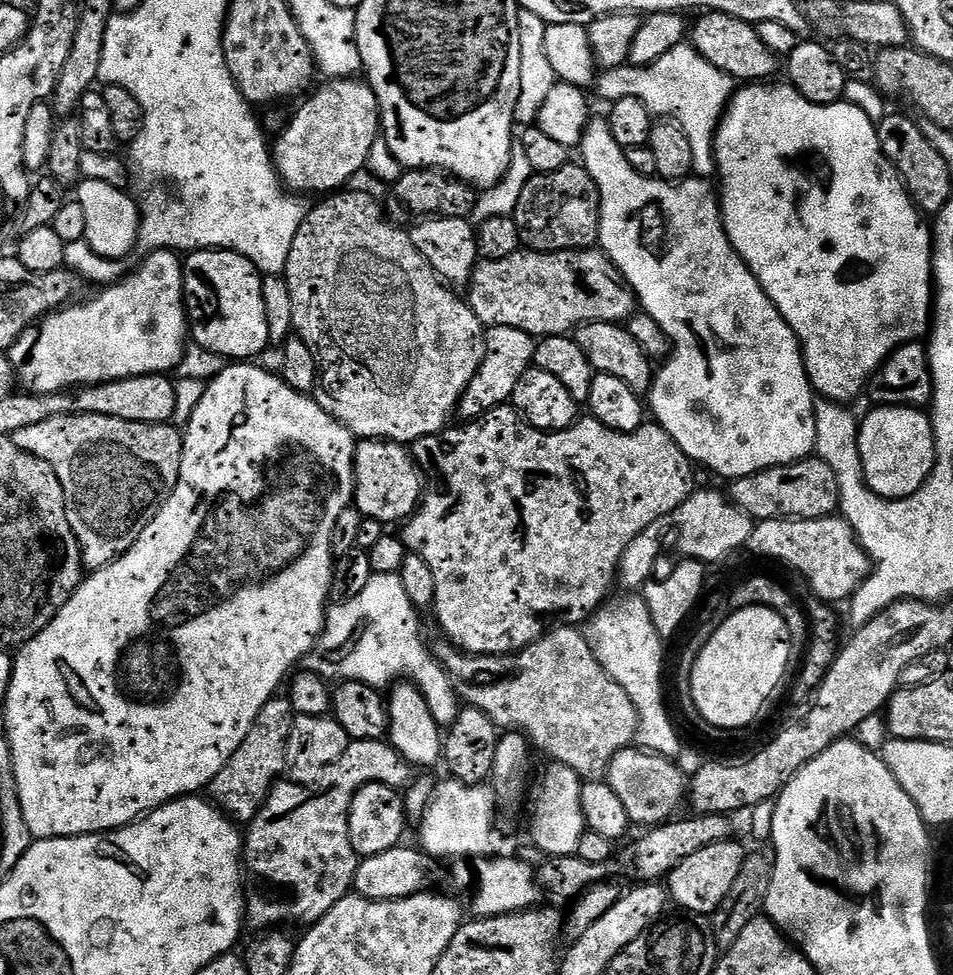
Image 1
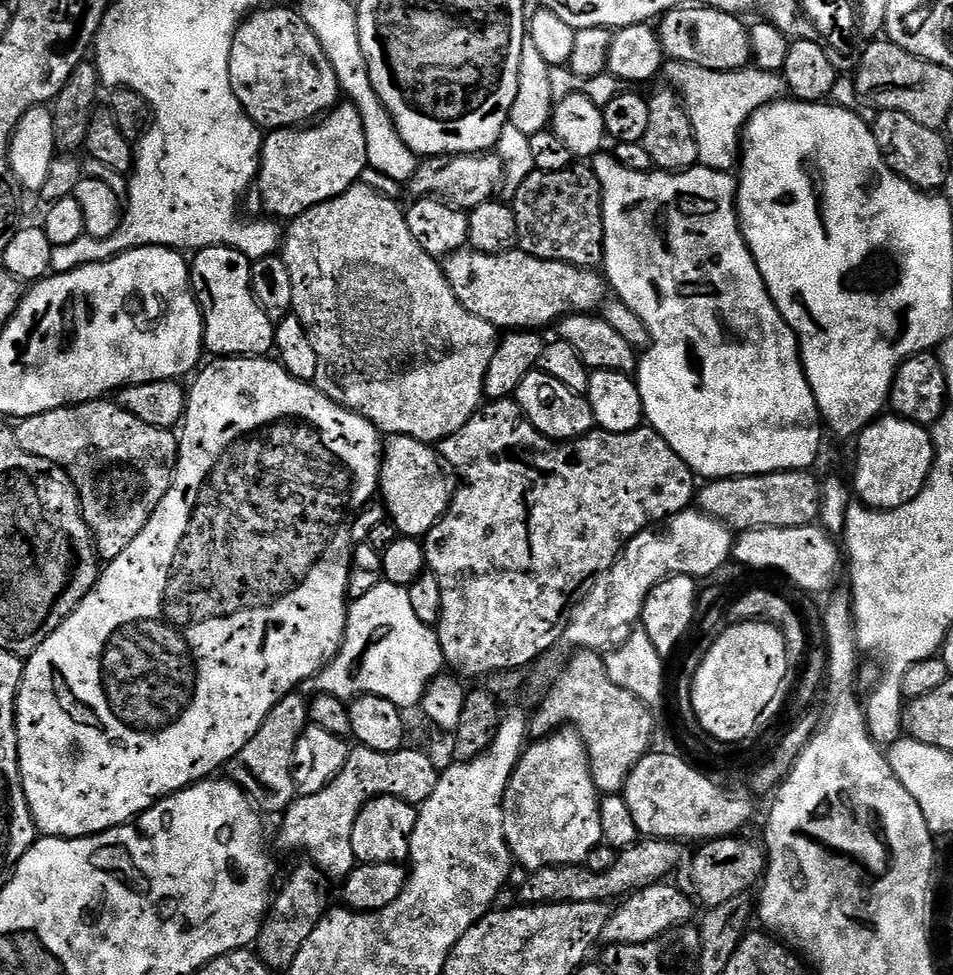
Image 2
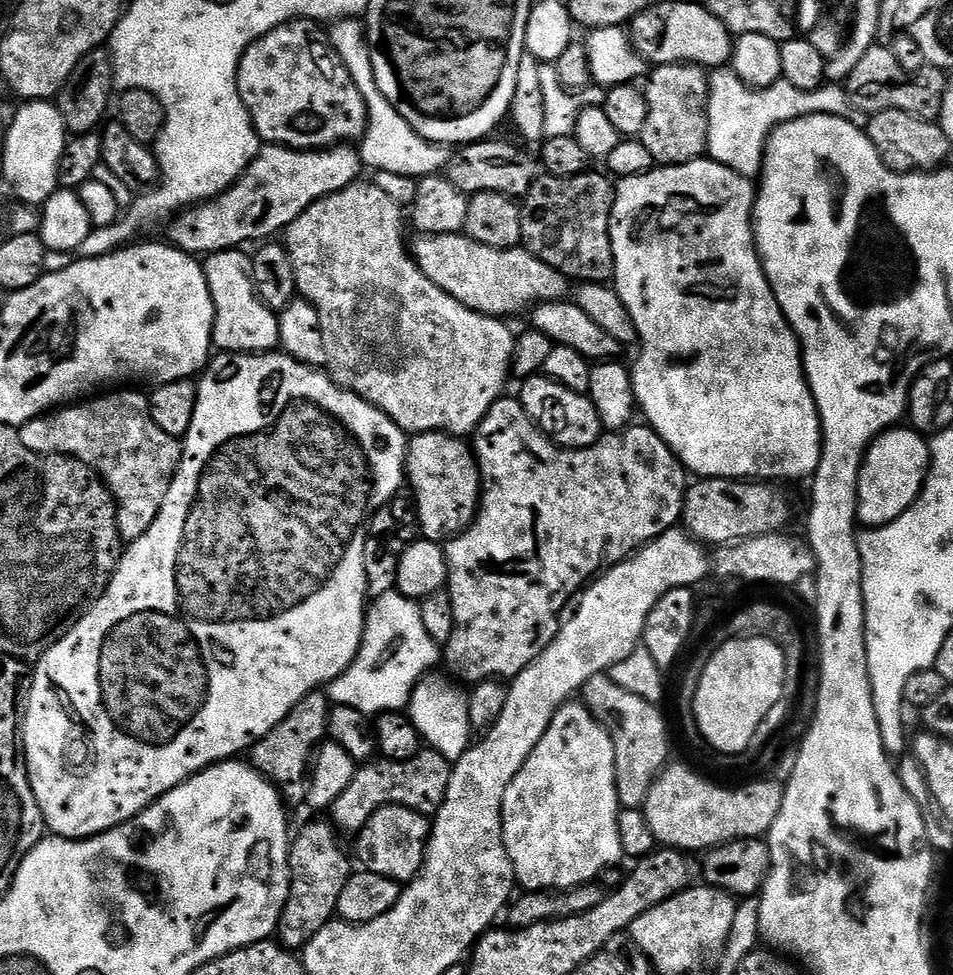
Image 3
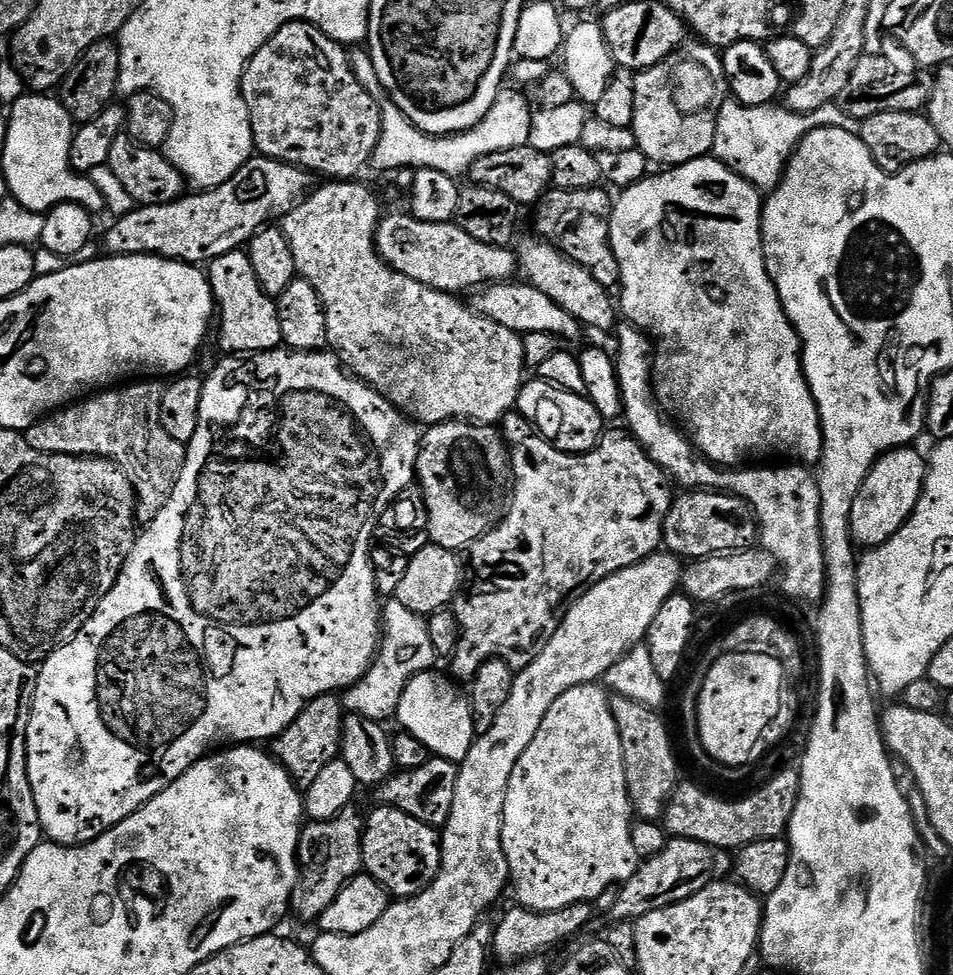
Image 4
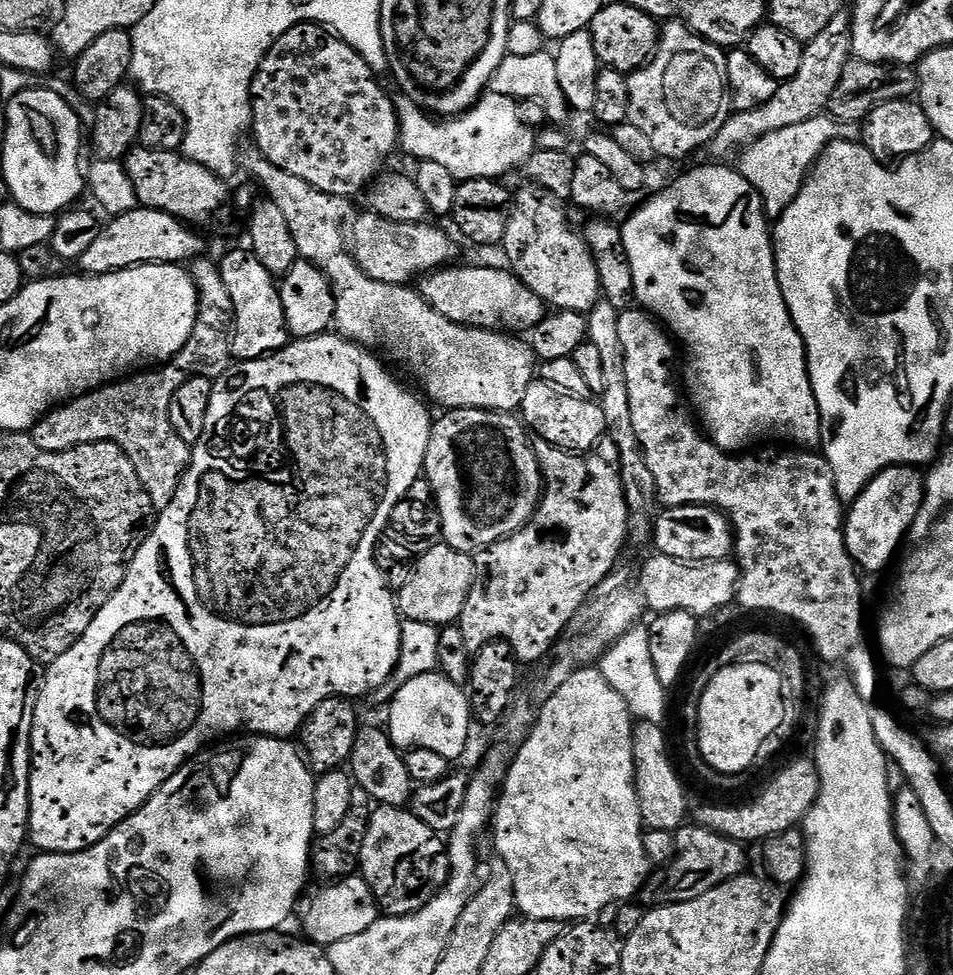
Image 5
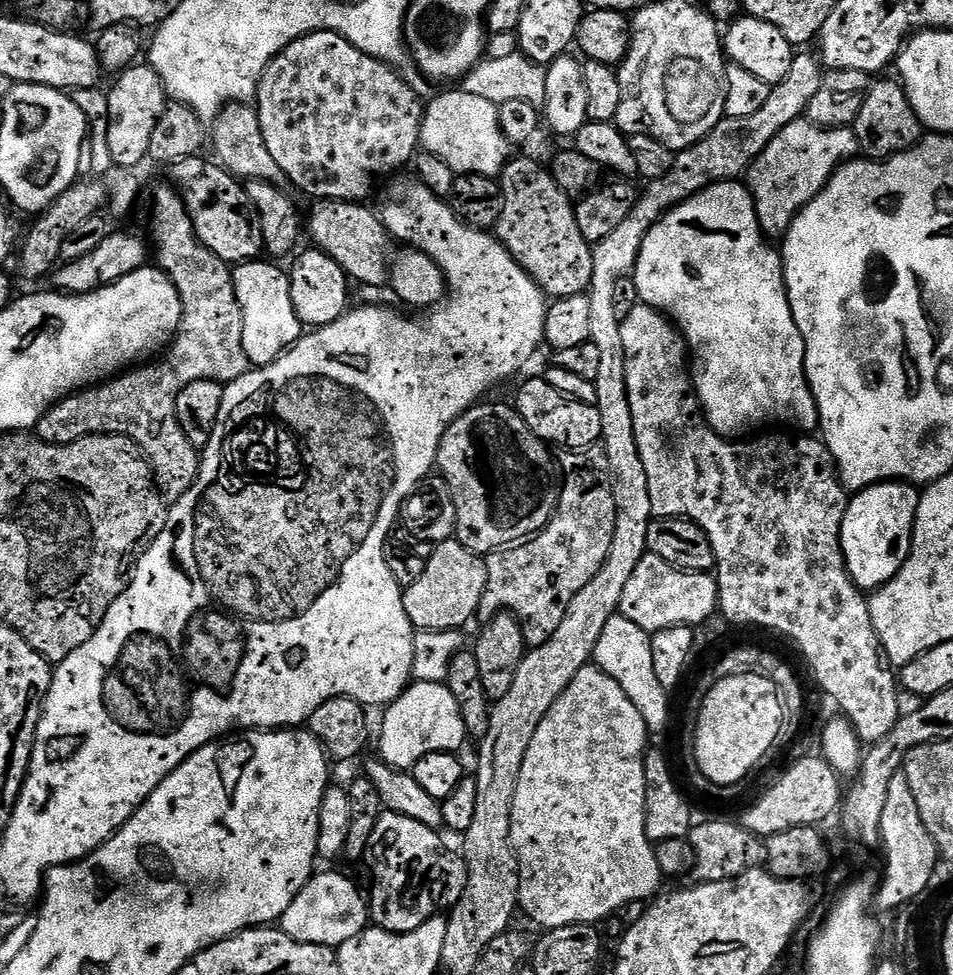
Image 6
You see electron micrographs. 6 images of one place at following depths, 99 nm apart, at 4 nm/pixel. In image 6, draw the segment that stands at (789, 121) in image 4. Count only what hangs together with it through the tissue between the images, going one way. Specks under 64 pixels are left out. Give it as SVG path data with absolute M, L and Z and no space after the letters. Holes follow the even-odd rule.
M801 118L779 132L746 173L746 183L756 199L758 222L765 237L783 237L796 213L818 198L833 172L859 152L860 143L851 127L819 128L811 120Z

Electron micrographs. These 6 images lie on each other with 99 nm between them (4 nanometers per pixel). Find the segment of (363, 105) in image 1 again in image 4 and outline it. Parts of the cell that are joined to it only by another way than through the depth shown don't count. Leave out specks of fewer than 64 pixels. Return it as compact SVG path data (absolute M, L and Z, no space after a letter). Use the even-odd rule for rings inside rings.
M254 154L222 186L185 194L169 204L145 204L111 221L112 229L104 236L105 253L114 256L162 256L165 260L182 260L186 264L207 265L222 254L243 249L262 228L293 212L313 187L313 177L303 168L283 164L269 156Z

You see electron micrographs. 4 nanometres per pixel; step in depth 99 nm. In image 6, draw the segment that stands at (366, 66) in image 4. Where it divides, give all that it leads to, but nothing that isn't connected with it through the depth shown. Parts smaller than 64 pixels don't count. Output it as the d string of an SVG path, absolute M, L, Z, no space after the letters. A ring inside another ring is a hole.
M463 90L444 92L427 101L420 143L423 151L442 158L457 174L473 172L496 178L510 159L510 145L500 125L498 105Z

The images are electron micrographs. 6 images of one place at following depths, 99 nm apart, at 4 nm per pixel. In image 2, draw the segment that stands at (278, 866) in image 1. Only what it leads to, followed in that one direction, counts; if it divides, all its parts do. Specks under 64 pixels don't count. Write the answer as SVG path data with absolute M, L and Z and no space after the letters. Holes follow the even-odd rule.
M411 746L402 747L396 752L353 747L346 758L346 766L336 775L334 782L326 786L326 790L318 790L318 794L300 796L293 800L288 811L283 813L284 825L280 828L280 844L288 852L305 852L308 855L305 857L315 864L329 881L342 882L358 863L356 855L352 852L352 835L354 834L354 822L362 809L375 796L396 796L399 800L405 800L407 804L413 806L425 804L430 794L434 794L434 786L438 786L440 774L441 769L436 768L435 762L426 753L419 752Z

